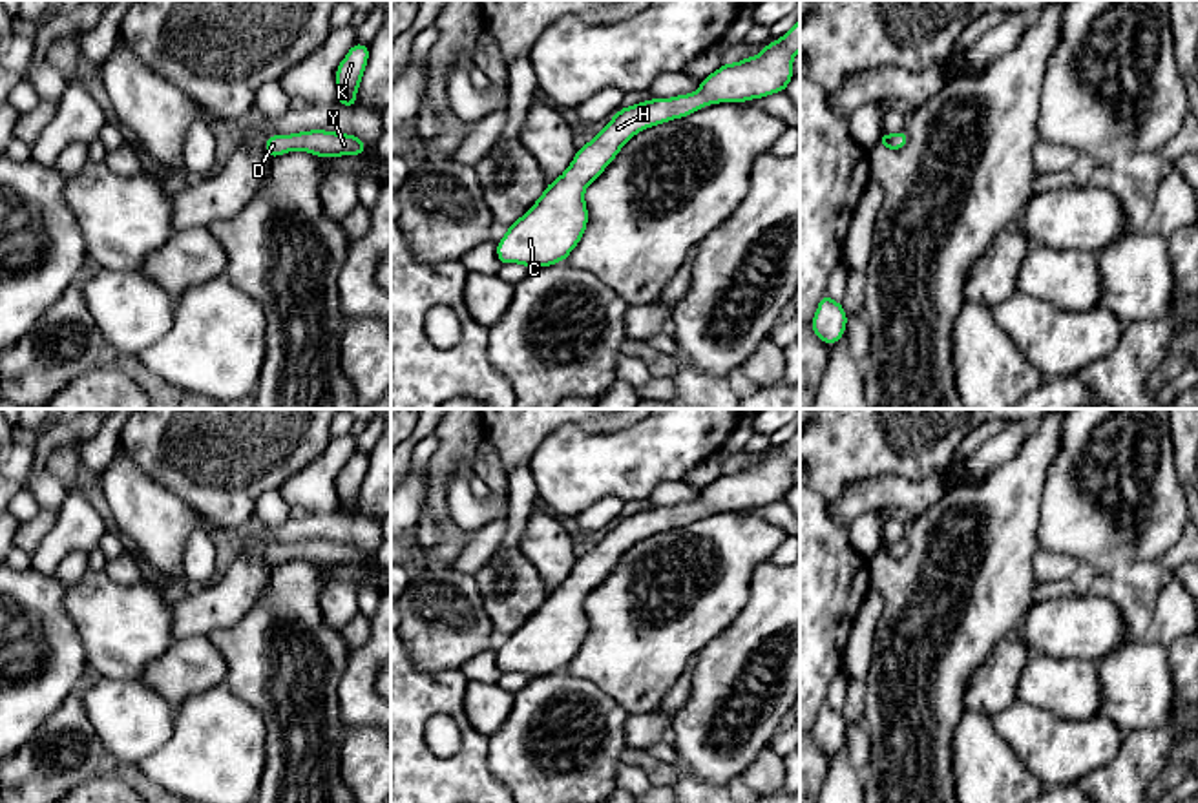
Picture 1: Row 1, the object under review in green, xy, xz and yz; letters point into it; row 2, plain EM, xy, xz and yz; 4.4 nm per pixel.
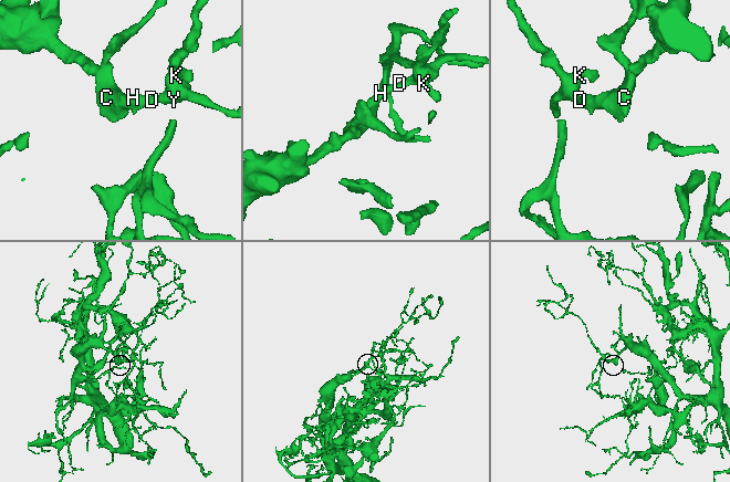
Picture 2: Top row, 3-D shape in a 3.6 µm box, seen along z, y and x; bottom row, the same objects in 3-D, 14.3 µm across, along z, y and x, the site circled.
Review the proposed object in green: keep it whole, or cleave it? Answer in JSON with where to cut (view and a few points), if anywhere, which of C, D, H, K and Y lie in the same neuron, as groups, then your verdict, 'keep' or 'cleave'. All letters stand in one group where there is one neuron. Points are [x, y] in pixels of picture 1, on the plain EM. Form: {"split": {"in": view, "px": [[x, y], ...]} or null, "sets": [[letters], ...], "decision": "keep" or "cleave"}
{"split": null, "sets": [["C", "D", "H", "K", "Y"]], "decision": "keep"}

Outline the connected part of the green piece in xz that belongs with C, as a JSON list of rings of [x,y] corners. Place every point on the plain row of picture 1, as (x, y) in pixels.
[[[800,427],[776,451],[765,453],[760,464],[736,473],[725,471],[699,491],[698,502],[650,507],[621,516],[588,553],[577,558],[572,573],[546,595],[539,610],[508,635],[506,644],[497,652],[500,672],[539,677],[564,670],[588,633],[586,595],[604,580],[636,542],[687,526],[709,513],[747,511],[785,500],[794,485],[793,465],[798,460]]]

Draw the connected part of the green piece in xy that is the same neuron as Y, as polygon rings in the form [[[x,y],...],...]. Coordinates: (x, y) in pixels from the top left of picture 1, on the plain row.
[[[325,538],[298,540],[294,544],[270,544],[265,549],[265,560],[270,568],[294,558],[303,558],[316,566],[360,564],[369,560],[365,551],[356,544]]]

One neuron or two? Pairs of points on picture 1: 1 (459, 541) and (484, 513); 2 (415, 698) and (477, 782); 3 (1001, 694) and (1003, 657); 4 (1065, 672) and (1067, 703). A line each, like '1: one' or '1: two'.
1: two
2: one
3: one
4: one

